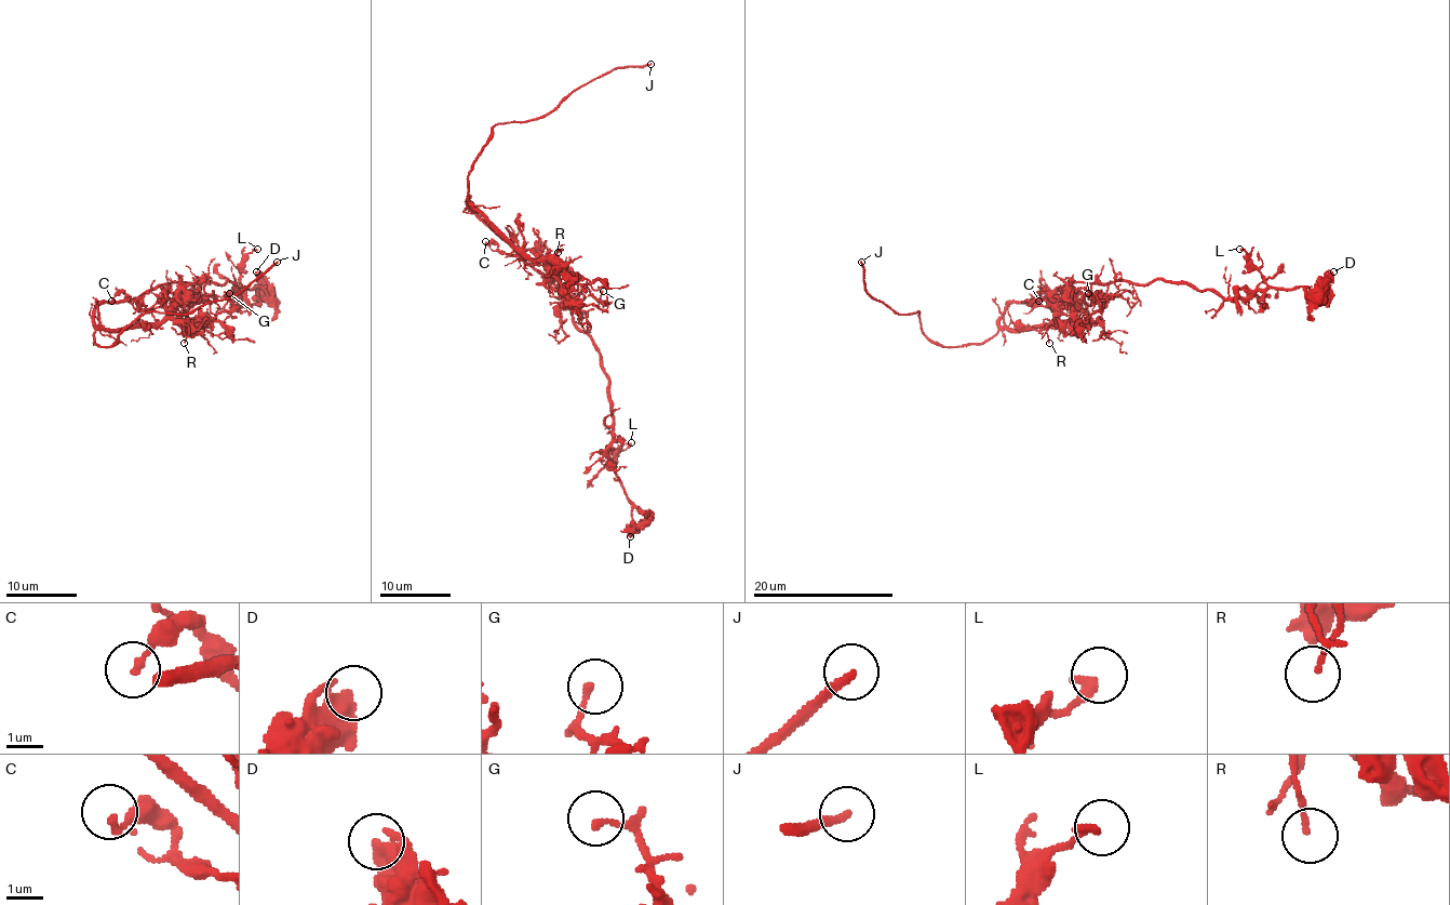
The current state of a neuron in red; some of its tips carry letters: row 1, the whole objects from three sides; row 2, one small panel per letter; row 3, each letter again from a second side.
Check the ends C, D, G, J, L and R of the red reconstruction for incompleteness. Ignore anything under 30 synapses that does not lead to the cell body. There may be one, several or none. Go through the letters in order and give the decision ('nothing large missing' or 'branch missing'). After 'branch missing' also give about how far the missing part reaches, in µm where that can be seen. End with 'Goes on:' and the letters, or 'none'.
C: nothing large missing
D: nothing large missing
G: nothing large missing
J: branch missing | 20 µm
L: nothing large missing
R: nothing large missing
Goes on: J

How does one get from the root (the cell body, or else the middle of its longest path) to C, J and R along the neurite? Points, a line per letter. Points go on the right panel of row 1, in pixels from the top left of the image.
C: (1044, 298), (1038, 302), (1052, 309), (1051, 296), (1046, 291), (1041, 293), (1043, 298), (1038, 301)
J: (1044, 298), (1012, 302), (982, 343), (940, 346), (923, 332), (917, 310), (898, 315), (866, 291), (861, 262)
R: (1044, 298), (1038, 302), (1051, 309), (1057, 307), (1055, 318), (1046, 327), (1049, 343)

